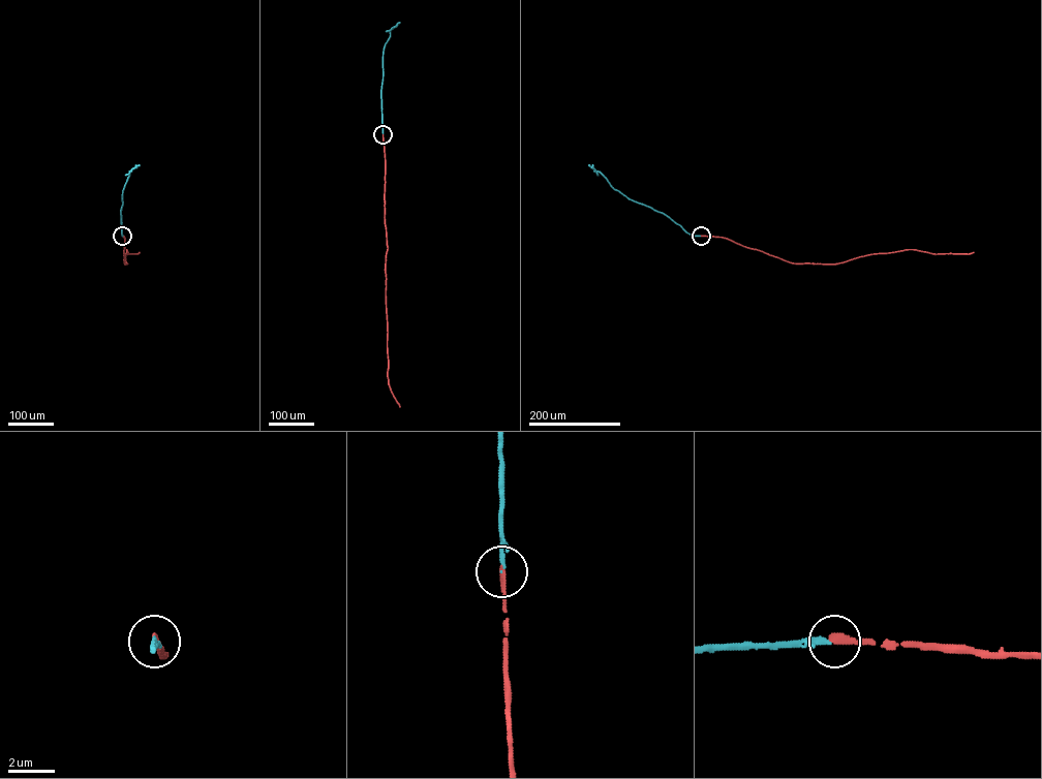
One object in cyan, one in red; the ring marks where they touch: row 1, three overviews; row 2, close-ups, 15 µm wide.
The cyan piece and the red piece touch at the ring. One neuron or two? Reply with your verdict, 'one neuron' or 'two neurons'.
one neuron

